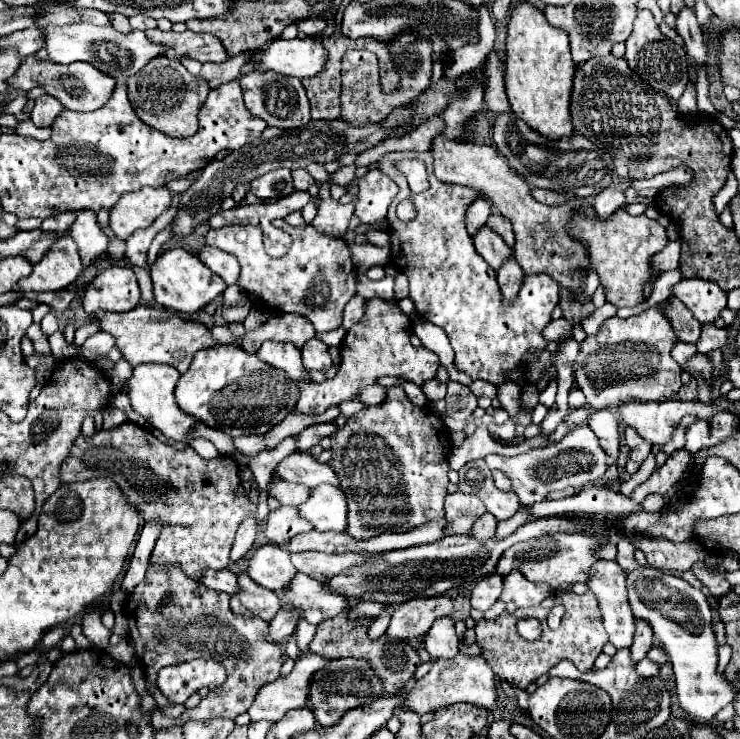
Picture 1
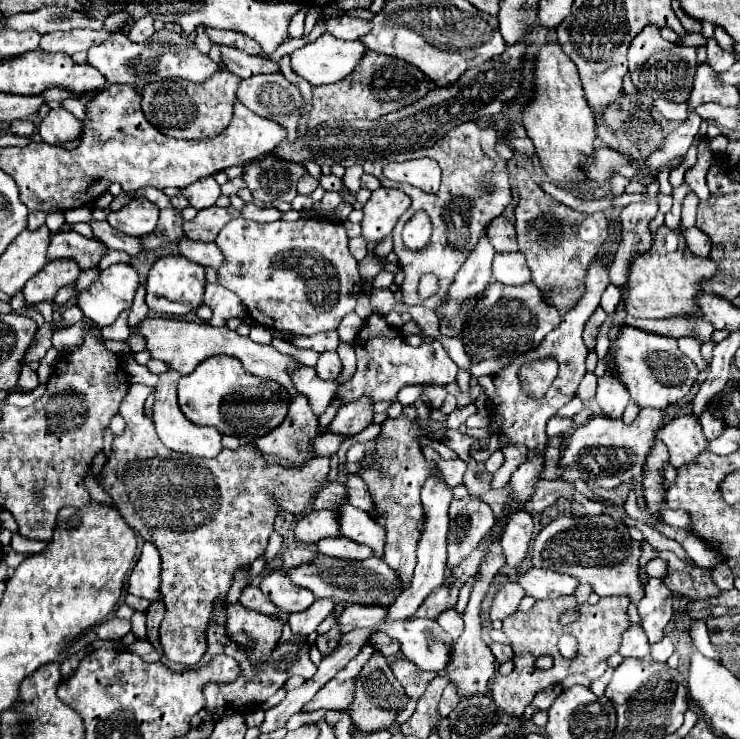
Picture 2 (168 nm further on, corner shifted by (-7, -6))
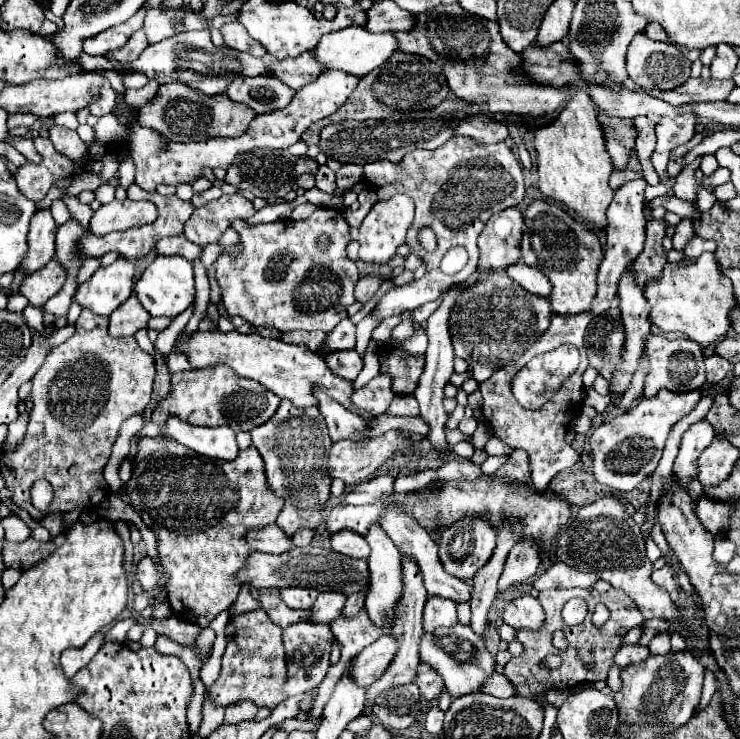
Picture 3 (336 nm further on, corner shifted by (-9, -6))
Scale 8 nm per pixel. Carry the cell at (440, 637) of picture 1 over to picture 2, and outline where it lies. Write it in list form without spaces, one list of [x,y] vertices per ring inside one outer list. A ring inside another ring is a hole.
[[[446,610],[444,614],[440,614],[440,618],[436,618],[436,622],[442,626],[444,632],[448,632],[452,638],[458,638],[464,630],[464,622],[462,622],[462,614],[452,610]]]

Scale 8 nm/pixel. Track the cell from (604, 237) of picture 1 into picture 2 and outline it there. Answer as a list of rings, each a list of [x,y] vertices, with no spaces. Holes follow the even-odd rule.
[[[660,226],[652,232],[652,244],[646,252],[634,256],[624,292],[624,310],[634,318],[668,318],[678,314],[696,314],[696,292],[700,290],[700,280],[710,278],[716,266],[708,258],[694,256],[680,230]]]

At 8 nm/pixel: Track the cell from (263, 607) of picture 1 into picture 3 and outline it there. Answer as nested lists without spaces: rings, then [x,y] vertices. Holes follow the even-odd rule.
[[[264,610],[246,612],[230,618],[226,626],[226,652],[222,656],[222,670],[214,684],[206,688],[206,698],[214,702],[214,706],[228,708],[238,702],[252,702],[256,708],[274,710],[288,696],[284,694],[286,674],[286,654],[282,644],[282,628],[276,626]]]

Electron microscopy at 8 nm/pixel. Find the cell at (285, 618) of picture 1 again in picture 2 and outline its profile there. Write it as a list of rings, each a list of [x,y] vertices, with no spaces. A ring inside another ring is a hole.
[[[314,600],[314,604],[310,608],[306,608],[302,612],[288,614],[288,624],[290,624],[290,628],[292,628],[294,634],[308,636],[334,610],[334,606],[336,604],[332,600]]]

